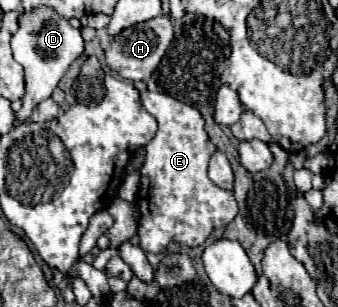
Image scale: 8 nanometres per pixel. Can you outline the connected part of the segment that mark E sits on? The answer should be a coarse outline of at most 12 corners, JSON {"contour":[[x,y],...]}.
{"contour":[[140,92],[158,120],[140,168],[138,246],[200,246],[238,214],[206,170],[202,114]]}

